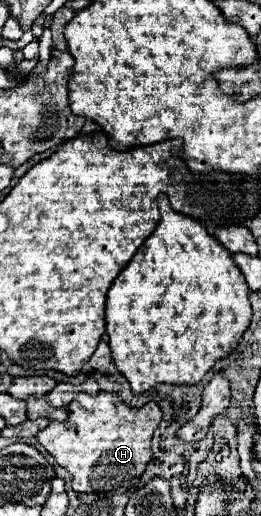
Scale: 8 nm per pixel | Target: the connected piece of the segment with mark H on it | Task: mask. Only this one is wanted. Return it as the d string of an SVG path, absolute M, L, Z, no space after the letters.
M78 393L68 407L68 419L64 423L52 421L38 433L38 441L60 467L72 473L72 489L76 493L110 493L130 479L142 477L152 459L150 441L160 421L162 411L154 401L142 409L132 409L116 393Z

